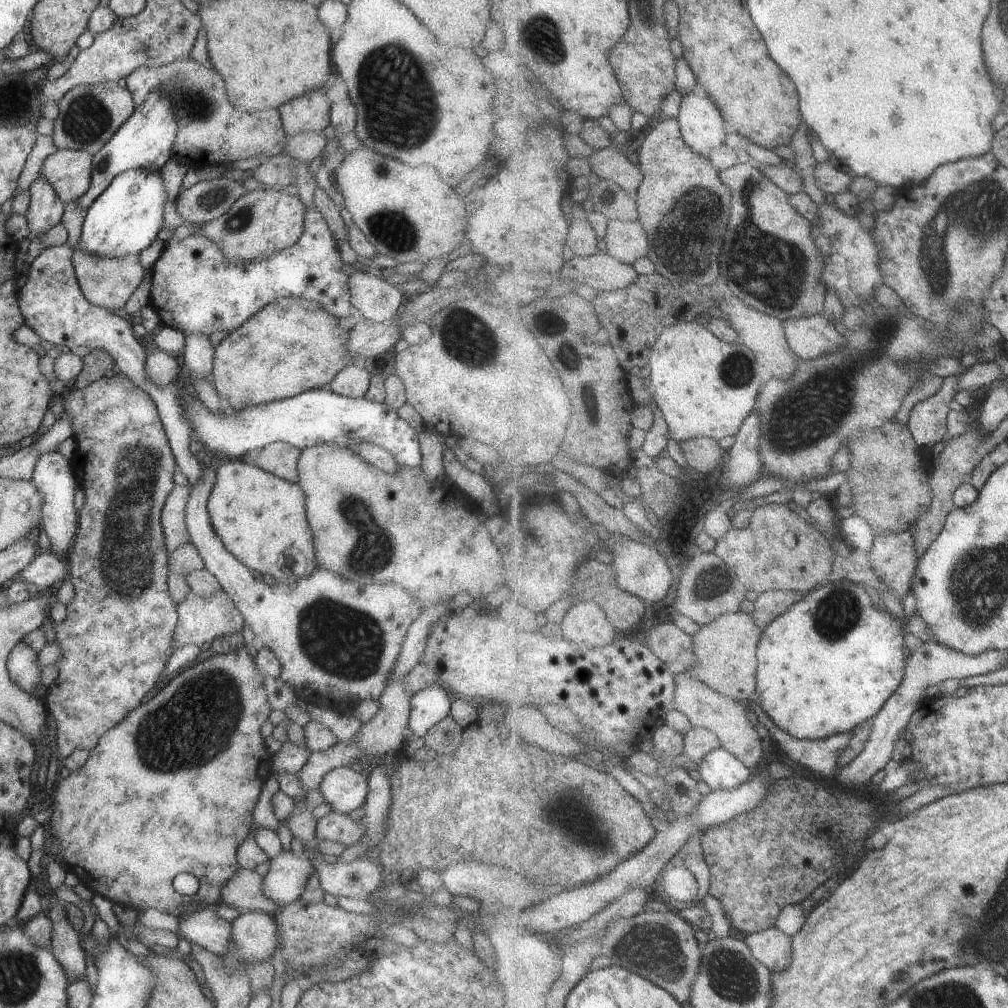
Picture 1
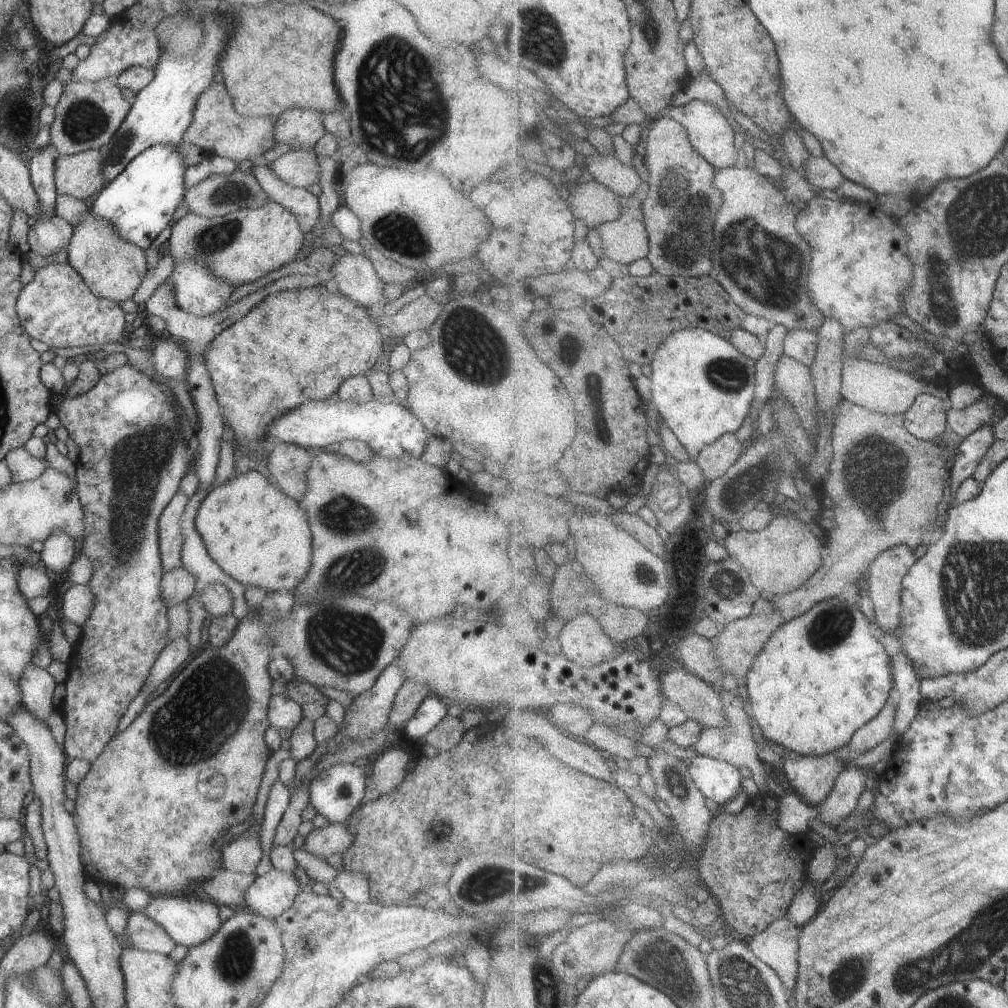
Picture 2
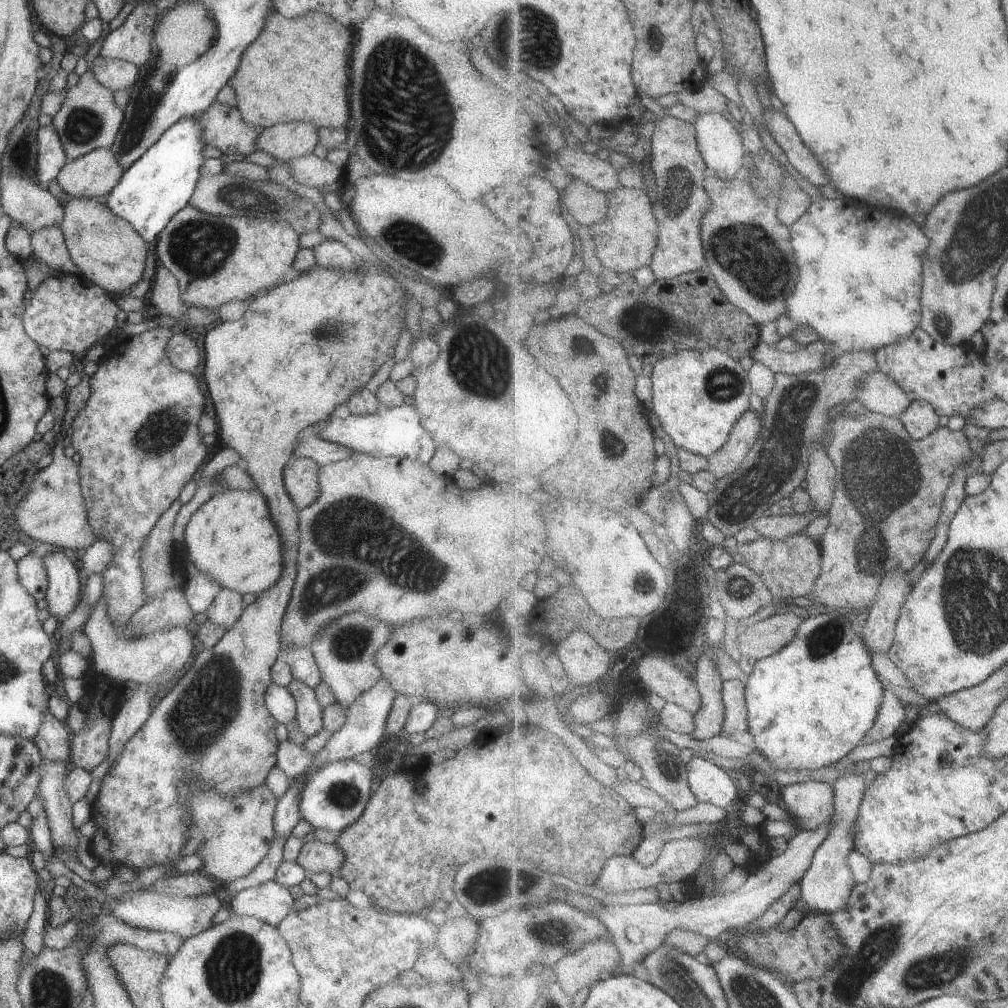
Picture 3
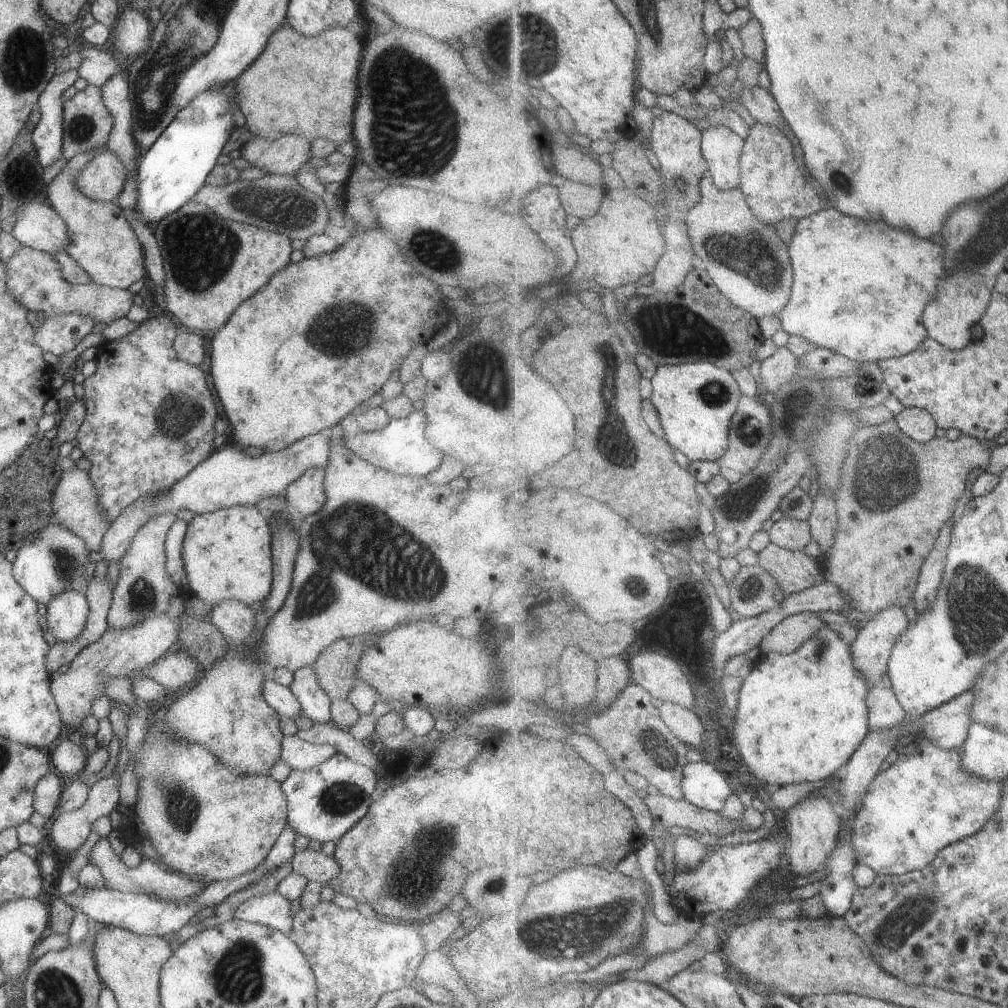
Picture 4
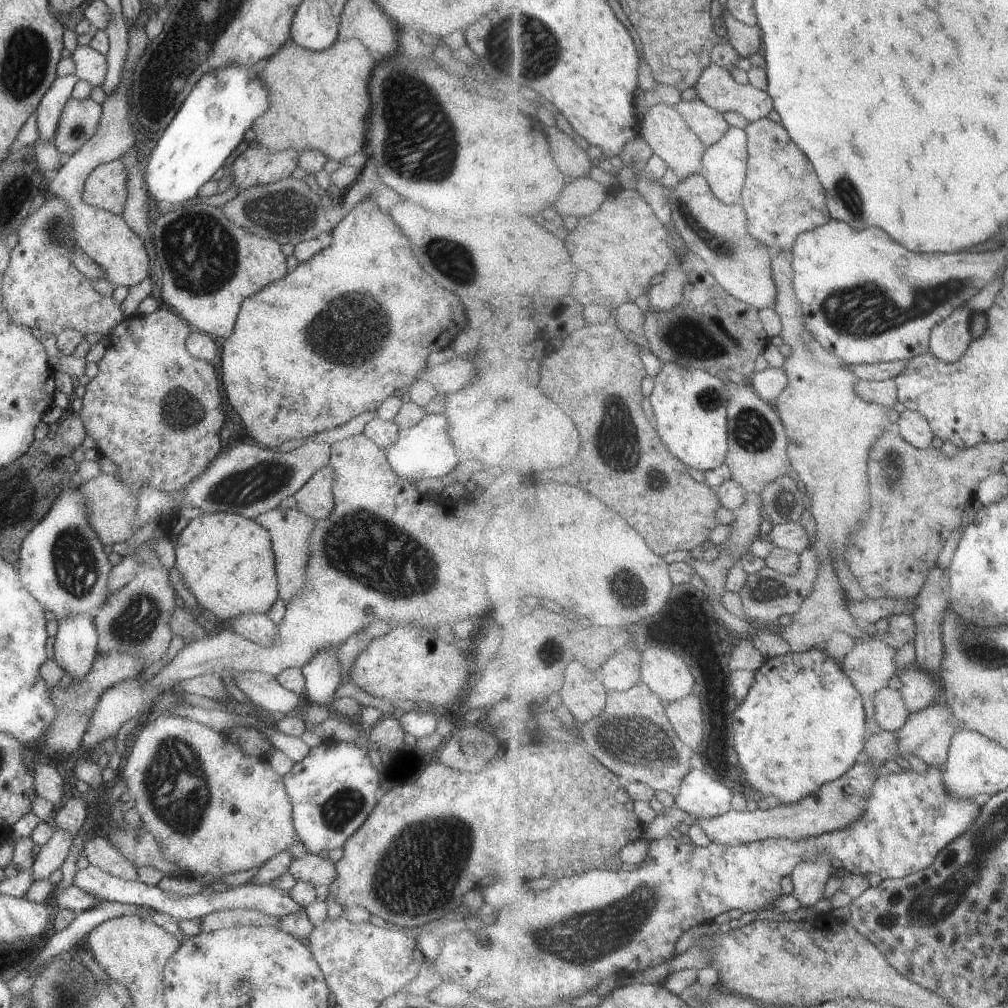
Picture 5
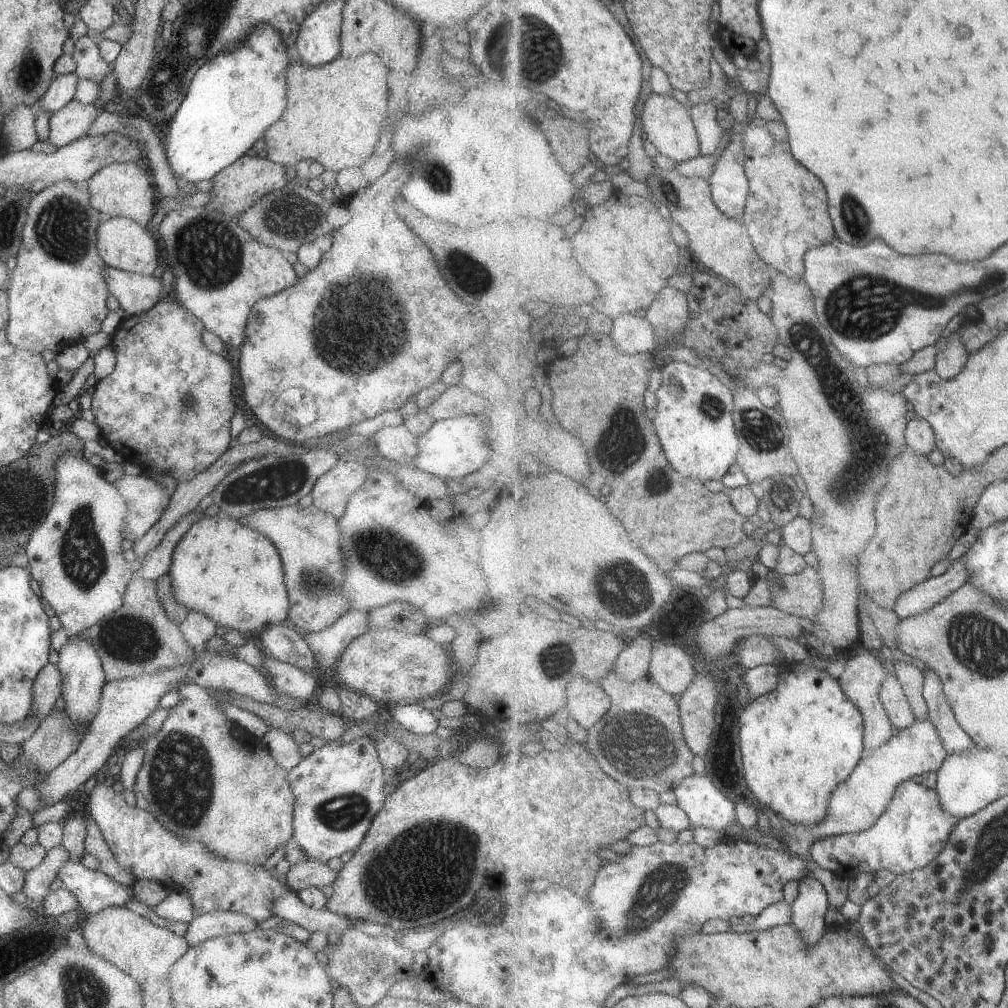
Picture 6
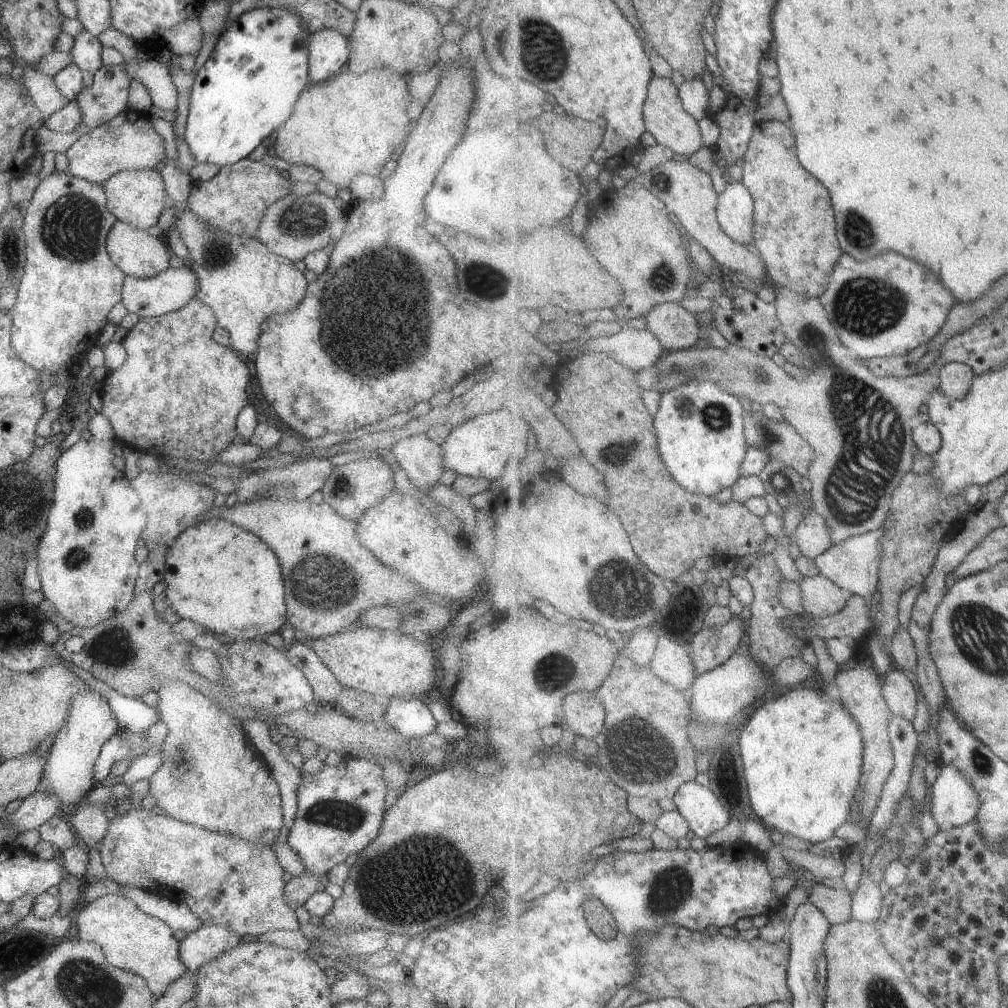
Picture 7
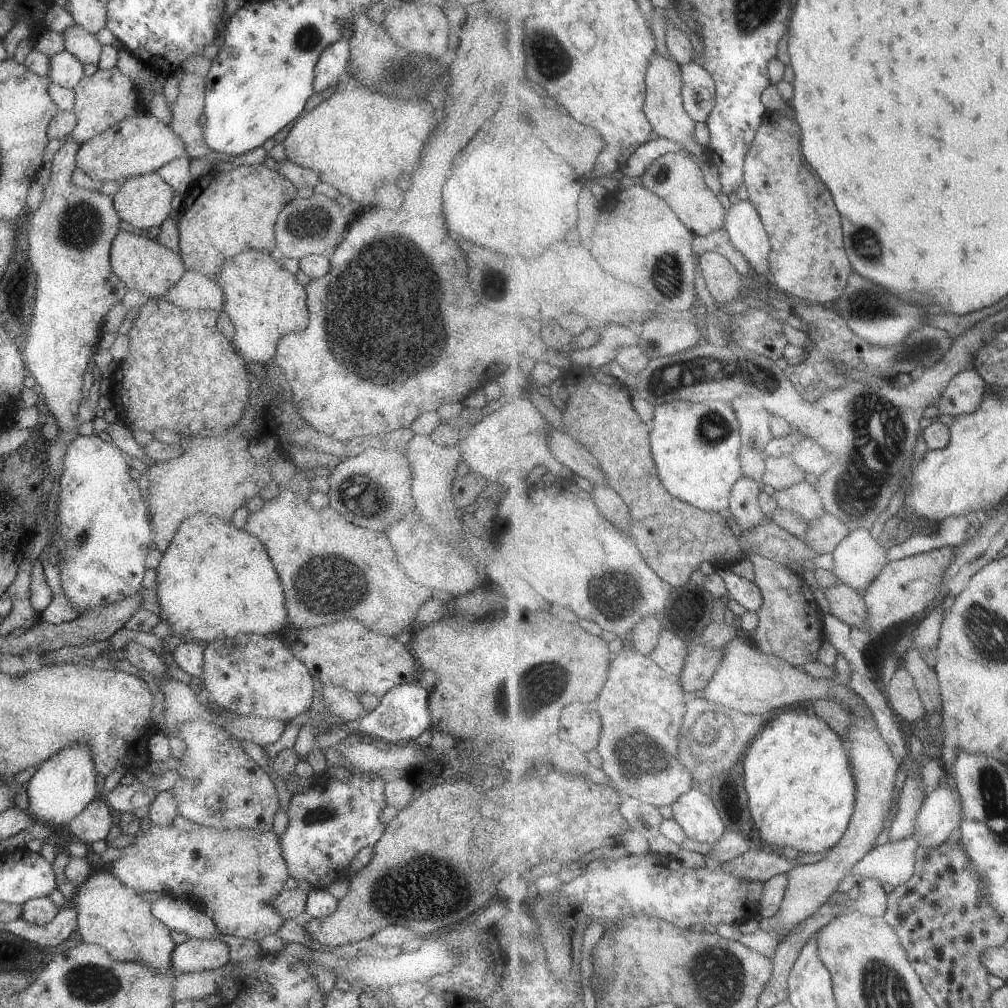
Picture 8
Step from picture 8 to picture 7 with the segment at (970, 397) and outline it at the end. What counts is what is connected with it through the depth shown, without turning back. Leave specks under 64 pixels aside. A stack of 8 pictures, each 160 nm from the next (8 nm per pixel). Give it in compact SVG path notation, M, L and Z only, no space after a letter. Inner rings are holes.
M959 362L946 363L941 372L939 372L939 380L941 380L941 390L956 400L963 400L971 386L973 386L974 371L967 364Z

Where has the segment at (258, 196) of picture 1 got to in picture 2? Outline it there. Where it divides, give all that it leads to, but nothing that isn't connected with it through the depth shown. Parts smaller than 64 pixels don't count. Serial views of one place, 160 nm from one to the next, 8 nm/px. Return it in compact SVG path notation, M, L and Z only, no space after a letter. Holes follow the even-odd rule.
M268 200L257 209L239 209L222 217L207 218L187 212L173 221L168 246L163 252L170 254L173 262L185 258L203 263L211 275L234 290L237 286L253 282L257 278L265 276L267 272L295 259L302 244L302 235L295 215L285 210L280 204Z

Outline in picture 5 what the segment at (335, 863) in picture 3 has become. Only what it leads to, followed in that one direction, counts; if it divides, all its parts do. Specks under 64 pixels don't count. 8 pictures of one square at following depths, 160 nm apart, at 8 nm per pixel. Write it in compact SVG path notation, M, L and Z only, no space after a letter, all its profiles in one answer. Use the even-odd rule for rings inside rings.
M309 852L301 858L293 859L288 871L296 881L305 881L314 887L318 885L328 887L336 877L334 864L329 859L324 860Z

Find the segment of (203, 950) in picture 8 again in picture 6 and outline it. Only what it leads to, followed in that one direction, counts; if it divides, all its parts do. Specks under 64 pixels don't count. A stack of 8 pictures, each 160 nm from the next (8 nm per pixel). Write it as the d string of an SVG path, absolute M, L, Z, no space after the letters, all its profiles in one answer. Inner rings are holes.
M215 910L215 912L195 915L188 923L183 938L188 946L195 946L207 938L214 938L221 934L249 933L258 927L260 925L247 914Z

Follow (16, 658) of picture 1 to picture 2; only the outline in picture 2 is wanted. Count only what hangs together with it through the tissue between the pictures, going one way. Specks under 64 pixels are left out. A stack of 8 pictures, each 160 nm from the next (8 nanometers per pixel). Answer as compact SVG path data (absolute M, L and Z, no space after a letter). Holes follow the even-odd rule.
M29 664L20 676L22 706L27 709L37 720L45 722L51 711L56 710L51 705L51 693L56 683L45 669Z

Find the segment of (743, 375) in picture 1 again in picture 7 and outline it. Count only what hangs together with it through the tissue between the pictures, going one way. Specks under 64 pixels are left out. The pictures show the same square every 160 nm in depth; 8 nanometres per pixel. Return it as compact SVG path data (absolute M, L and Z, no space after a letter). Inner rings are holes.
M687 382L679 388L673 388L662 395L660 403L661 414L653 416L657 426L659 446L663 454L663 462L667 464L673 478L689 492L715 497L717 492L730 488L740 480L741 464L747 454L747 442L745 442L745 408L741 401L723 390L719 382Z

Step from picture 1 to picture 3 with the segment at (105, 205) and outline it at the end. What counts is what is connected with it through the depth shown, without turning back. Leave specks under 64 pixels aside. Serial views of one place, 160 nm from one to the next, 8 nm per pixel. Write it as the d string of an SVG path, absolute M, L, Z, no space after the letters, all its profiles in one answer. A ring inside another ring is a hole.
M181 117L177 119L133 164L130 164L121 175L119 182L102 199L108 209L126 220L137 234L147 243L155 239L161 229L178 210L181 210L189 200L203 164L201 150L204 145L197 117Z

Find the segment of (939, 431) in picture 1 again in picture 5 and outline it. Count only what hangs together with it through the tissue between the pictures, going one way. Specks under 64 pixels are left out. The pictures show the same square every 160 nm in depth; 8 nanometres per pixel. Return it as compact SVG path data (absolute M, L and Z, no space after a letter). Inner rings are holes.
M906 408L899 414L895 429L909 444L918 449L928 449L935 440L930 422L919 411Z

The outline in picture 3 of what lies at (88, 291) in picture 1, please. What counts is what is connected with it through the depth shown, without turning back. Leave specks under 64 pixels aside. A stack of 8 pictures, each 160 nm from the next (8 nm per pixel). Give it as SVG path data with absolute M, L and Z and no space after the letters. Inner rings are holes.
M70 197L68 201L63 204L62 209L62 221L59 227L67 252L83 279L102 288L107 294L118 294L118 292L128 289L130 286L133 286L133 283L141 279L144 266L143 262L147 254L147 243L126 220L113 214L101 199Z

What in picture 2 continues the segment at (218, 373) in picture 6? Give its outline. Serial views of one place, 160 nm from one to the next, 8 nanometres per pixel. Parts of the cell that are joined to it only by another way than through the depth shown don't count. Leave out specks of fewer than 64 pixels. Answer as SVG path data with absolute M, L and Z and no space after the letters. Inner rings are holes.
M125 363L121 367L114 368L111 372L104 372L99 375L97 382L82 395L77 395L72 399L61 394L60 404L55 408L55 414L60 420L60 424L65 427L68 436L79 447L79 455L74 462L76 479L76 491L78 499L83 511L84 531L81 542L77 545L77 553L89 558L92 562L92 577L87 581L87 586L93 595L93 606L87 620L82 624L82 633L75 648L73 648L73 656L67 660L68 672L65 678L65 698L61 701L59 708L62 720L66 726L63 741L63 752L67 762L73 759L83 759L91 762L97 758L97 755L104 749L107 741L114 736L115 728L119 718L124 714L127 704L135 698L142 686L144 686L145 677L150 671L153 661L160 653L160 650L167 644L166 638L168 629L168 618L166 615L167 607L161 600L159 592L159 583L164 573L161 568L160 554L158 551L158 518L167 503L173 498L173 495L178 491L178 484L183 475L192 469L192 461L194 460L195 452L187 446L187 439L180 431L180 422L178 414L174 407L174 390L168 385L162 384L160 381L155 381L151 377L139 371L137 367Z

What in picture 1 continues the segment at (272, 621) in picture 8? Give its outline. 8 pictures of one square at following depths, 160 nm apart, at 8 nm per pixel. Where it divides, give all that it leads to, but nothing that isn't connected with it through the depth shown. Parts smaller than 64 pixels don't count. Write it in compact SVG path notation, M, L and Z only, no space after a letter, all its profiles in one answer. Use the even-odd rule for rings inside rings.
M241 458L228 459L225 462L221 462L216 468L216 479L211 487L210 493L208 494L208 499L206 502L207 512L209 515L209 520L215 534L220 538L223 546L230 552L243 566L246 566L249 570L264 574L267 577L273 577L279 583L285 583L286 585L295 582L296 580L308 577L313 569L316 568L315 557L314 557L314 546L312 543L312 533L310 532L310 526L308 525L306 519L306 506L305 497L299 485L296 483L290 483L283 481L279 477L271 474L270 472L260 469L257 465L250 463L245 463Z

